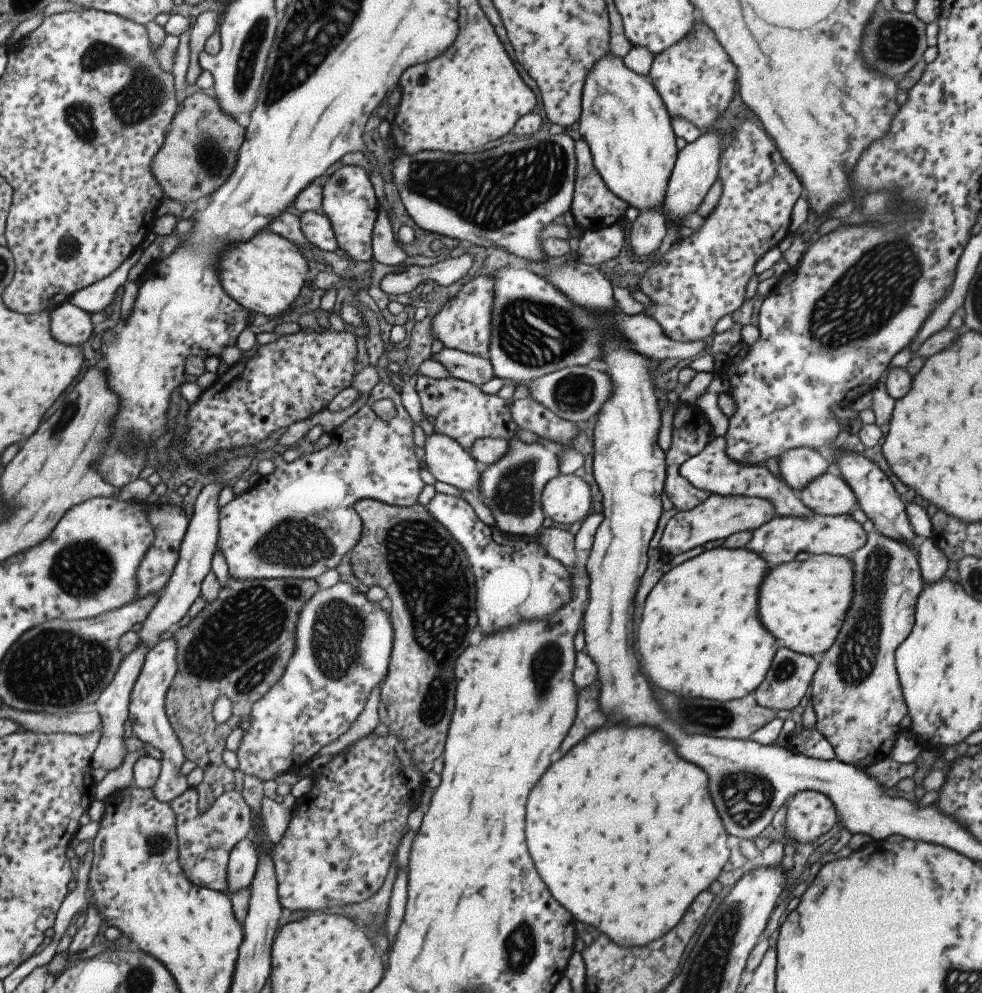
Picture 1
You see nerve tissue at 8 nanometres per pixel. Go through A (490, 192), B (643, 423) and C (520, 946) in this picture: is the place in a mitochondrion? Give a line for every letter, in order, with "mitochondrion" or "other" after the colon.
A: mitochondrion
B: other
C: mitochondrion

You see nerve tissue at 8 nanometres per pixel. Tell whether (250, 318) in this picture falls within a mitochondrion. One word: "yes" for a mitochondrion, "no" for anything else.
no

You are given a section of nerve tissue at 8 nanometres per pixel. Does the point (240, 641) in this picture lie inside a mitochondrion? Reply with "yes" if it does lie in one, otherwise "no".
yes

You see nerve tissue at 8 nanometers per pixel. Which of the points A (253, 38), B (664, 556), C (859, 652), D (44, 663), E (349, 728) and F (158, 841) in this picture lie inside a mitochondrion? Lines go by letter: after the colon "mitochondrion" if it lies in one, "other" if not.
A: mitochondrion
B: other
C: mitochondrion
D: mitochondrion
E: other
F: mitochondrion

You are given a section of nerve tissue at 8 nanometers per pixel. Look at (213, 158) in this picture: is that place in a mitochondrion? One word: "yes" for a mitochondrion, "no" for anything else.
yes

